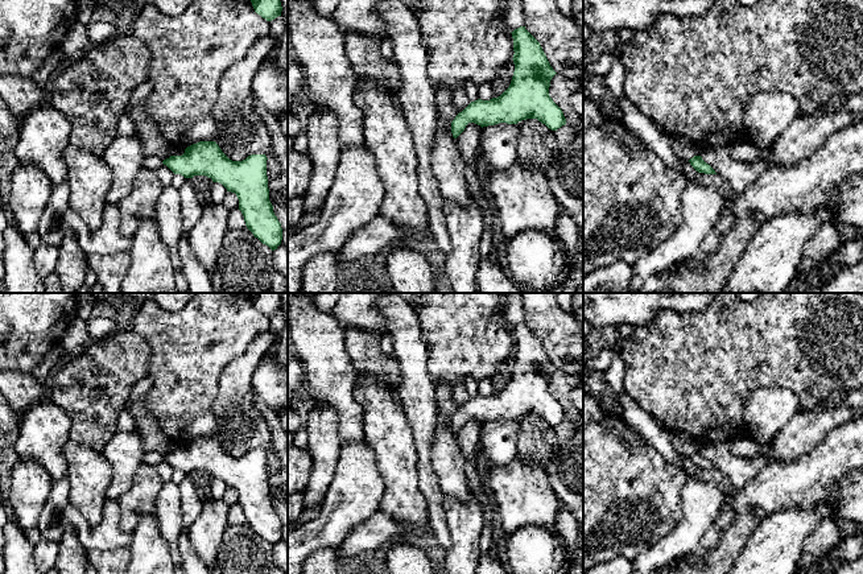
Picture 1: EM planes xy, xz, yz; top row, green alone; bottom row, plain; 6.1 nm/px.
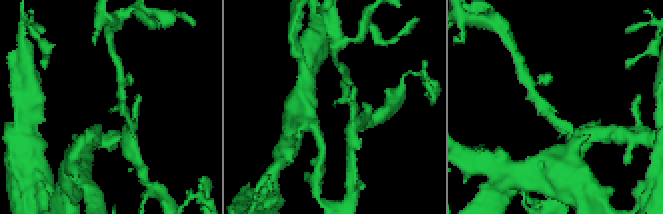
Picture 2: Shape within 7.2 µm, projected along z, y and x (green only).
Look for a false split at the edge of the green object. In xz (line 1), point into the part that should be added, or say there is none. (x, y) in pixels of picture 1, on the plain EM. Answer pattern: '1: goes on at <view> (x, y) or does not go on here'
1: does not go on here

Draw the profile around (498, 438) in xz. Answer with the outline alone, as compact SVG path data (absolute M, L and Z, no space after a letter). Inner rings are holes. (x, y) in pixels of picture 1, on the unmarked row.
M499 418L482 424L480 449L492 464L503 464L517 457L517 420Z

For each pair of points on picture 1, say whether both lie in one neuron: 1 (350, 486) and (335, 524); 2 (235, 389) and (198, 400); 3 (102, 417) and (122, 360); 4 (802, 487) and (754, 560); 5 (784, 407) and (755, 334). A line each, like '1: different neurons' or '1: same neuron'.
1: same neuron
2: different neurons
3: same neuron
4: different neurons
5: different neurons

